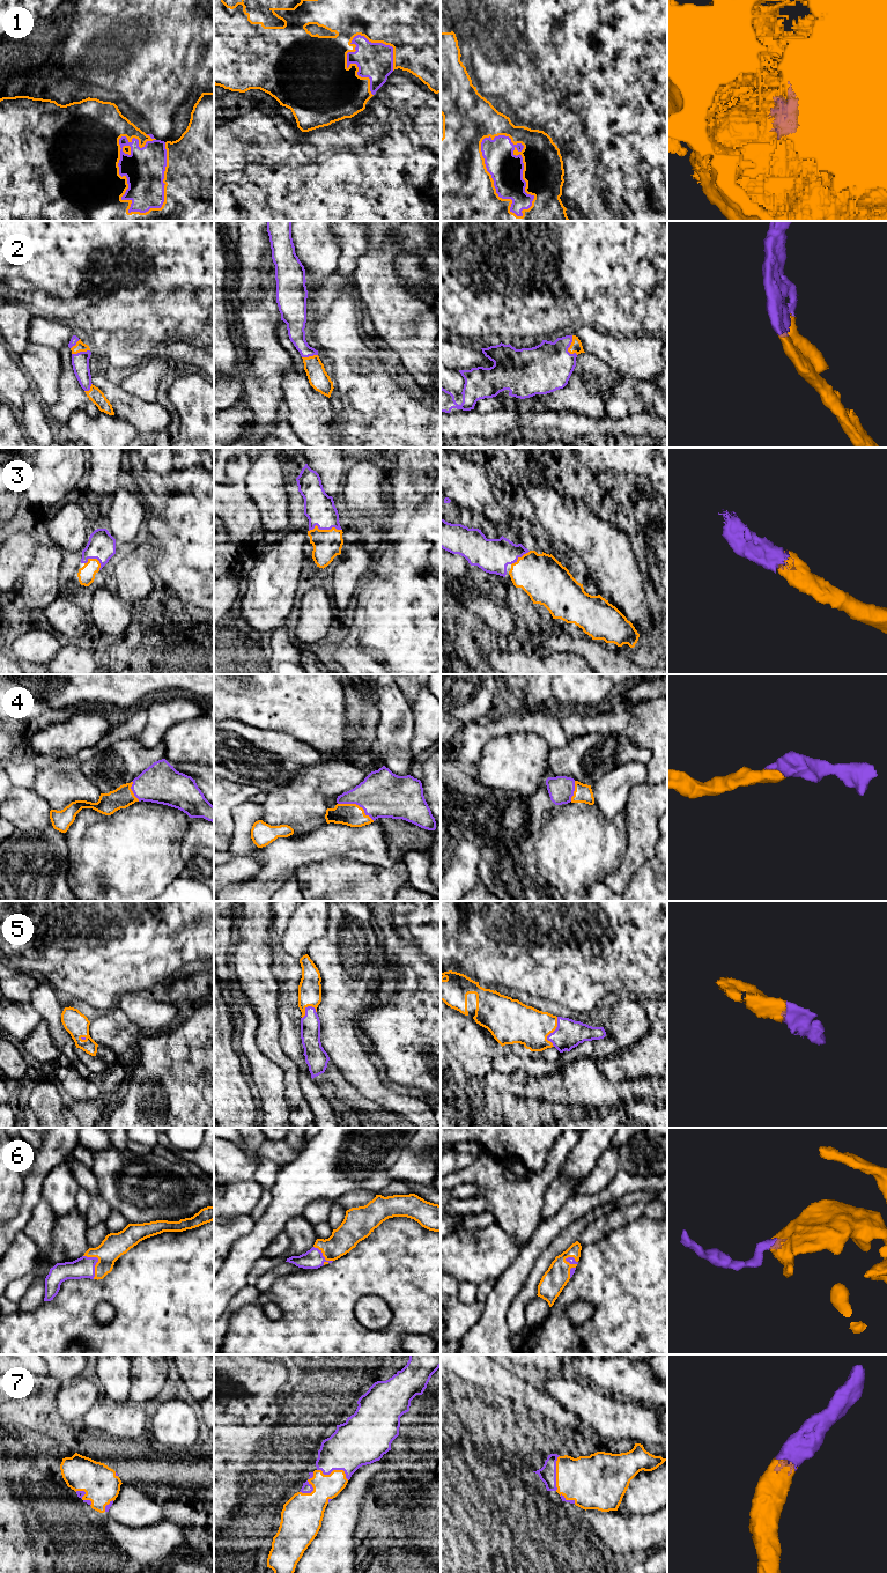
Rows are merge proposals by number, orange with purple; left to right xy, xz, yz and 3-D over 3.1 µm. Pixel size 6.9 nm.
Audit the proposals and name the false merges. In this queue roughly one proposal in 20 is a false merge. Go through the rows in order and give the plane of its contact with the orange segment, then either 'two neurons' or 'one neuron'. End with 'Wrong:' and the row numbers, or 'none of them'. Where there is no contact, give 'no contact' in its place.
1: meets orange in xy; one neuron
2: meets orange in yz; one neuron
3: meets orange in xz; one neuron
4: meets orange in xz; one neuron
5: meets orange in yz; one neuron
6: meets orange in xy; one neuron
7: meets orange in xz; one neuron
Wrong: none of them

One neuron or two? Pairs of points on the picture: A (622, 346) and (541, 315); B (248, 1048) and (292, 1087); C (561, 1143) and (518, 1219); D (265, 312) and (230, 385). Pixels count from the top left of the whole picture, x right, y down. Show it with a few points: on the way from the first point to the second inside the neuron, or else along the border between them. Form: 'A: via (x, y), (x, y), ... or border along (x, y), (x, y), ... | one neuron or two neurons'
A: border along (576, 325), (574, 327) | two neurons
B: border along (270, 1060), (283, 1072), (285, 1101), (289, 1108) | two neurons
C: via (554, 1161), (552, 1169), (520, 1201) | one neuron
D: border along (242, 376), (242, 394), (235, 403) | two neurons

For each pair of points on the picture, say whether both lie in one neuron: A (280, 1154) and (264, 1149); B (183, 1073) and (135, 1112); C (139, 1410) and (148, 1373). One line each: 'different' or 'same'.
A: same
B: same
C: different

